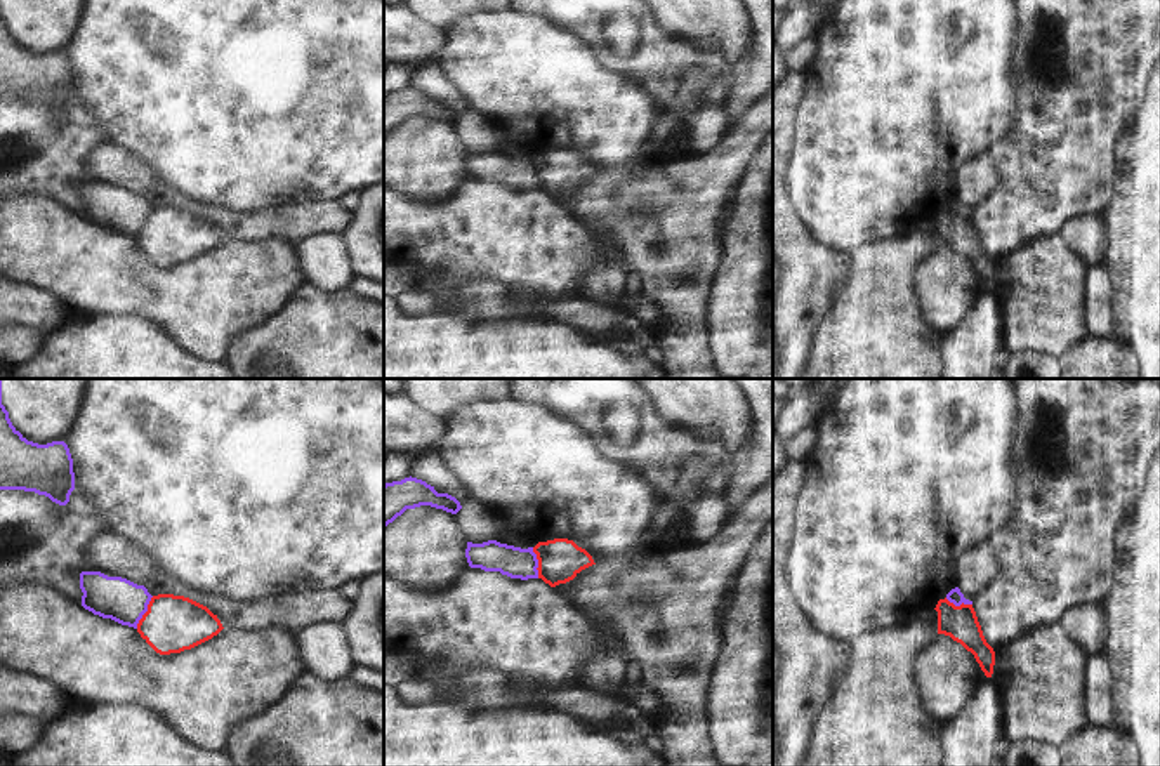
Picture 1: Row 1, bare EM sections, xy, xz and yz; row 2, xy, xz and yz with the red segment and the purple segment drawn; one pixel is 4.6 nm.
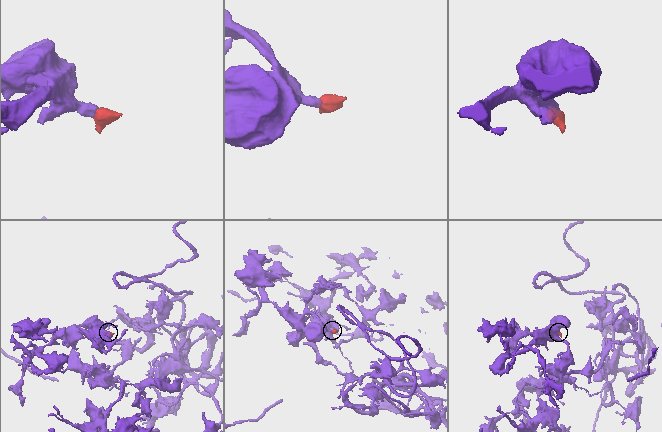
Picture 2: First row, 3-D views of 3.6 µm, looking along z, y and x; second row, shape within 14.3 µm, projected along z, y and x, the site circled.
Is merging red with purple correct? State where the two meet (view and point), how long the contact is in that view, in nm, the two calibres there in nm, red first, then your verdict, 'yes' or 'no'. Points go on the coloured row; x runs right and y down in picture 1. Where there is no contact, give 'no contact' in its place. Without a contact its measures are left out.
contact xy (146, 612); length 170 nm; calibres 260 and 200 nm; no

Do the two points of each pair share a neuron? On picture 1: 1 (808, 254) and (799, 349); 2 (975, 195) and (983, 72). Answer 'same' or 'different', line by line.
1: same
2: different

